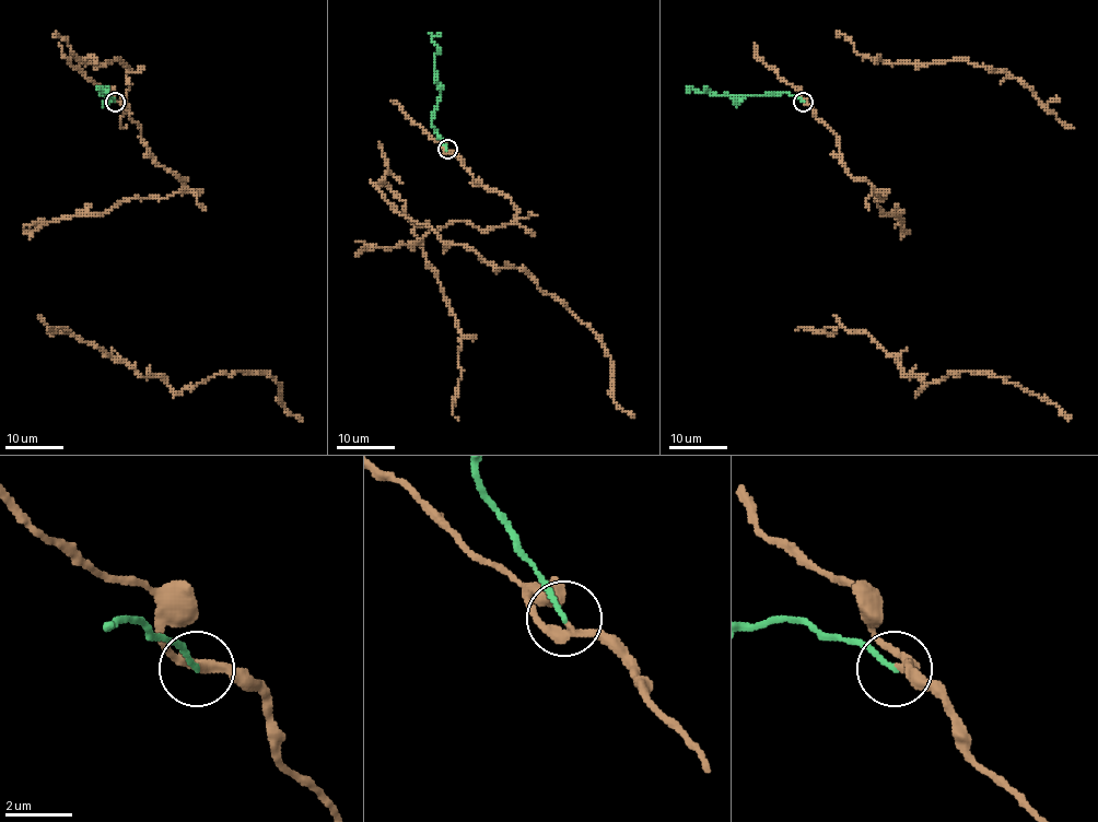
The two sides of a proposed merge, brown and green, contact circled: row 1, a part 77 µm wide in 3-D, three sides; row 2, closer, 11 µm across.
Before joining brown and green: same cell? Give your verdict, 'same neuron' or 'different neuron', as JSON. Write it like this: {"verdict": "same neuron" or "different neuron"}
{"verdict": "different neuron"}

